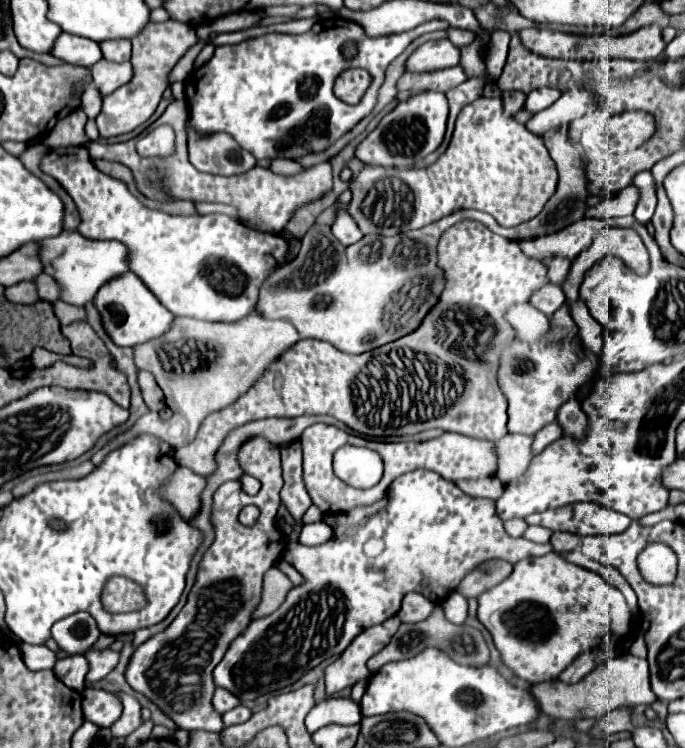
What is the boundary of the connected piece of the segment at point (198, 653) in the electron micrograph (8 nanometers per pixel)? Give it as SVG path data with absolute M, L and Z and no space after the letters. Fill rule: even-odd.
M240 484L234 486L236 490L230 490L230 494L236 496L230 498L242 496L244 500L212 504L210 522L214 526L214 542L202 556L198 580L188 594L190 602L184 604L176 620L164 632L136 648L126 670L126 682L132 690L152 700L182 730L220 732L224 728L222 716L214 712L212 706L216 690L212 670L222 660L230 642L250 624L252 610L260 602L262 576L274 566L284 550L284 534L274 524L280 496L270 496L270 500L266 500L266 496L244 494ZM248 504L260 508L260 518L254 526L242 526L238 522L238 512Z

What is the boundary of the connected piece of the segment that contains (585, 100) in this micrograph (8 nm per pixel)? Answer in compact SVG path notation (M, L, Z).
M570 90L570 92L564 92L550 108L534 114L534 118L530 118L526 122L526 128L530 132L542 136L546 130L572 122L574 118L578 118L590 110L594 110L592 94L586 90Z

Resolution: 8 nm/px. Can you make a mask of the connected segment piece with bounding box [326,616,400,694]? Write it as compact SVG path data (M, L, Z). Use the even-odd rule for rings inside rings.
M392 616L384 624L366 628L360 636L356 636L352 644L344 650L344 654L326 668L328 694L336 692L336 688L346 688L350 684L368 678L370 670L366 668L366 660L376 652L380 652L390 642L398 626L400 626L400 618Z

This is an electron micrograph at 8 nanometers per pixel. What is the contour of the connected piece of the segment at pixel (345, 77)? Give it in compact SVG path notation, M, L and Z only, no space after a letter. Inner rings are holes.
M346 70L338 76L334 84L334 94L346 104L356 104L362 98L362 92L370 86L370 74L366 70Z

